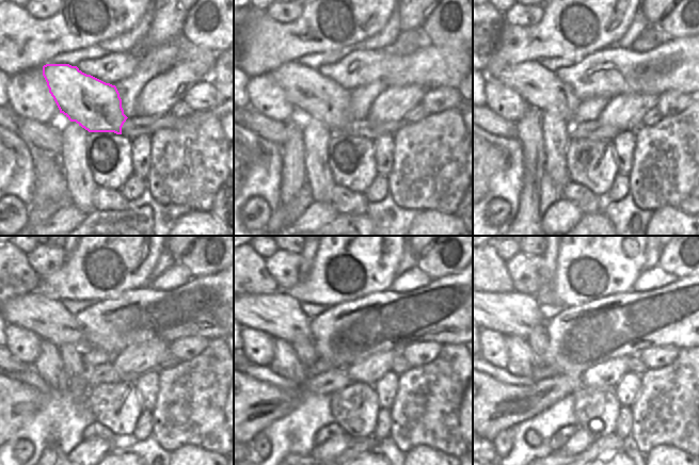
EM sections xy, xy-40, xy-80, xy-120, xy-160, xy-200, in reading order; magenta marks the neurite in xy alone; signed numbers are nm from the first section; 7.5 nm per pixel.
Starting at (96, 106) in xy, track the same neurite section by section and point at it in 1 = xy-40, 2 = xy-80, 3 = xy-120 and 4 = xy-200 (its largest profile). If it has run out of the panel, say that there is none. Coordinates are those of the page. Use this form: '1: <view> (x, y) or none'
1: xy-40 (313, 94)
2: xy-80 (540, 87)
3: xy-120 (49, 319)
4: xy-200 (512, 313)

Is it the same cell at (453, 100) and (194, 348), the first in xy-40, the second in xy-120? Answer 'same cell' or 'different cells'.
same cell

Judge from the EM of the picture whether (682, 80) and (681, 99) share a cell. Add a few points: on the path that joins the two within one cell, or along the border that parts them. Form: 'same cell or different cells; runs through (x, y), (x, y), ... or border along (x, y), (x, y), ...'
different cells; border along (687, 93), (665, 92), (660, 96)

